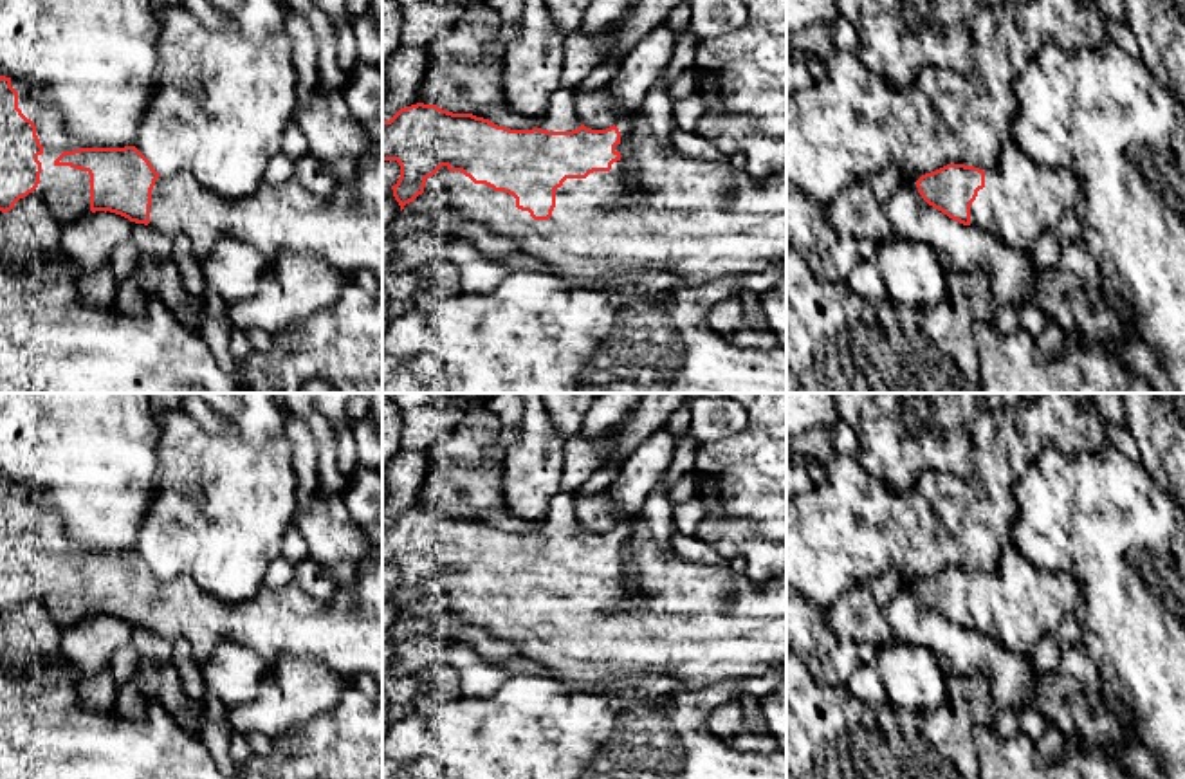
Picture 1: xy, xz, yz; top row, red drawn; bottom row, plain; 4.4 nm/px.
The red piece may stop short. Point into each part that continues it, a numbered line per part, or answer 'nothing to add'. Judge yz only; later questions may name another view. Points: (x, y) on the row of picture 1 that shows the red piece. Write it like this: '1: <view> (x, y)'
1: yz (1021, 199)

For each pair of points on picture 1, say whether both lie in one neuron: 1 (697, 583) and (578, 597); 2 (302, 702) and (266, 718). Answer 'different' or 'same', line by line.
1: same
2: same

